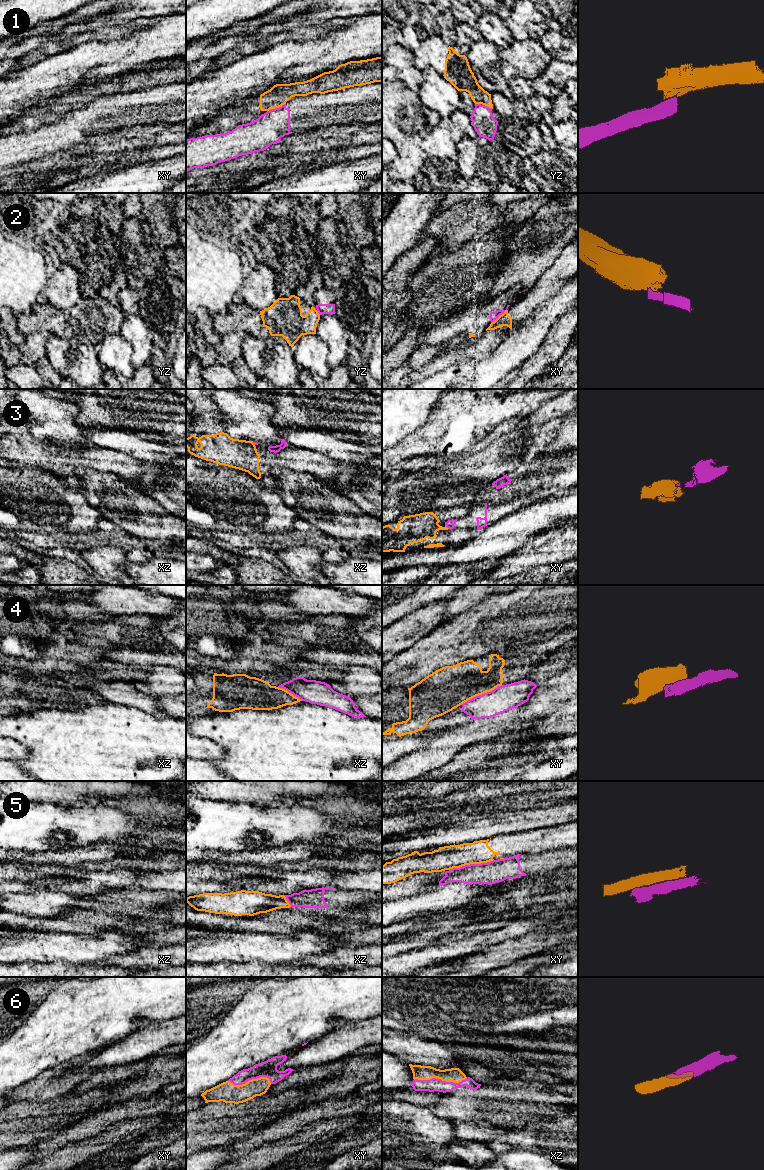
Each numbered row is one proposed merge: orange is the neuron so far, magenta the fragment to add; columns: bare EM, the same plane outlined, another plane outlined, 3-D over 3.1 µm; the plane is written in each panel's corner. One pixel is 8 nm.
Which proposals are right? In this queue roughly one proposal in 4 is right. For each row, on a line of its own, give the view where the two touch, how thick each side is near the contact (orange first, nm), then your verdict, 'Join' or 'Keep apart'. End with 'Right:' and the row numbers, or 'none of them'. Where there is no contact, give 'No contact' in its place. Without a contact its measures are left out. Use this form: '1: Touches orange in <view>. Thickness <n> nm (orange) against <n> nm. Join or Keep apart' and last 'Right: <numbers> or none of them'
1: Touches orange in xy. Thickness 170 nm (orange) against 240 nm. Keep apart
2: Touches orange in xy. Thickness 100 nm (orange) against 60 nm. Keep apart
3: Touches orange in xy. Thickness 220 nm (orange) against 70 nm. Keep apart
4: Touches orange in xy. Thickness 340 nm (orange) against 200 nm. Keep apart
5: Touches orange in xy. Thickness 190 nm (orange) against 180 nm. Keep apart
6: Touches orange in xz. Thickness 120 nm (orange) against 100 nm. Join
Right: 6

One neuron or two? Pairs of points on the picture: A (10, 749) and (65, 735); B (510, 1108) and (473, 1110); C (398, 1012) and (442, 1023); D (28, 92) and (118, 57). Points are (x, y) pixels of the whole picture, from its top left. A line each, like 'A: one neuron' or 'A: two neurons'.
A: two neurons
B: one neuron
C: one neuron
D: one neuron

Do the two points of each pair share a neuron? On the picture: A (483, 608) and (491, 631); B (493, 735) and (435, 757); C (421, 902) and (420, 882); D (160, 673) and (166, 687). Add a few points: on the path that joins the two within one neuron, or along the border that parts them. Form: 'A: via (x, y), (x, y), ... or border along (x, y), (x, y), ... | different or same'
A: via (484, 614), (487, 625) | same
B: via (479, 735), (465, 735), (449, 751) | same
C: border along (438, 885), (431, 889), (398, 898) | different
D: via (160, 676), (166, 684) | same

